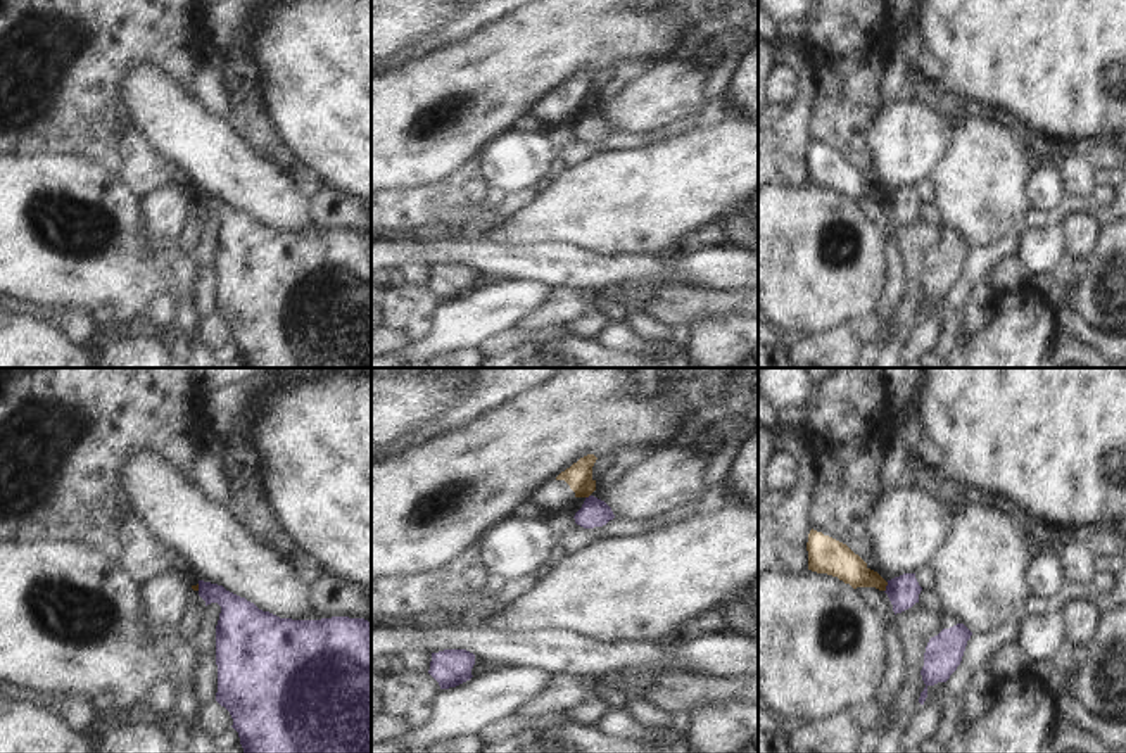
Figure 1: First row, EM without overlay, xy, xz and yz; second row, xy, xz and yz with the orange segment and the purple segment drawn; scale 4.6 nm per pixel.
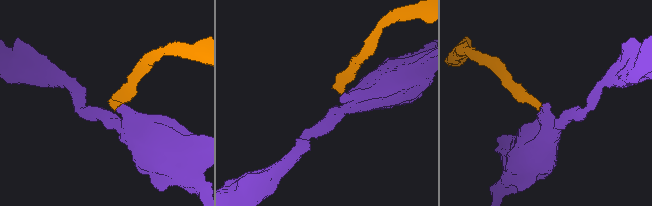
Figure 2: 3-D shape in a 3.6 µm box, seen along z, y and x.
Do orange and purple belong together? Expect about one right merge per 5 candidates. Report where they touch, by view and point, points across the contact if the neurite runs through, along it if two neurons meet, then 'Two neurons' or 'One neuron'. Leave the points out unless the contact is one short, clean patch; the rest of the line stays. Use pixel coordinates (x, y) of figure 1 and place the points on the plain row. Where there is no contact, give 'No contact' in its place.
Touches orange at yz (885, 201). Boundary: yz (888, 196), (885, 204). Two neurons

